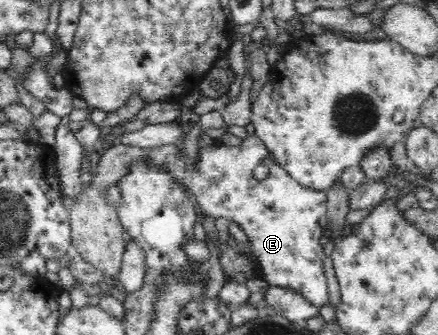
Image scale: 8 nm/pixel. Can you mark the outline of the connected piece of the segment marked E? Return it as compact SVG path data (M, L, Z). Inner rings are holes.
M248 136L238 146L225 146L220 140L213 140L212 143L205 143L199 147L195 158L191 158L181 143L175 156L168 157L163 167L166 173L183 189L189 190L202 214L209 216L212 220L225 218L228 224L237 224L243 228L250 243L251 257L260 262L262 277L269 286L289 287L299 291L313 305L321 308L329 300L327 291L327 278L323 273L323 259L325 251L330 248L323 248L321 235L323 228L327 228L327 197L325 192L318 192L303 186L297 179L289 175L285 167L275 162L267 145L259 136ZM259 164L265 164L269 168L269 175L265 180L257 180L253 170Z

